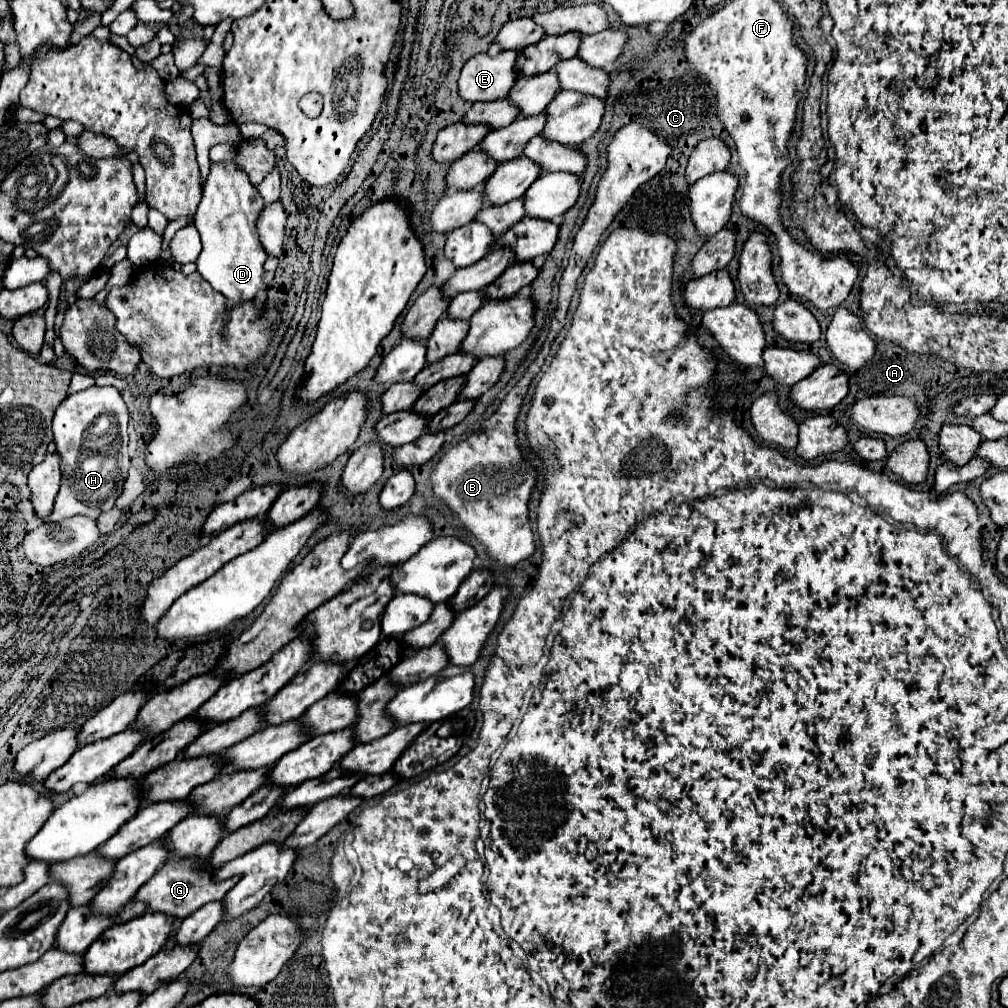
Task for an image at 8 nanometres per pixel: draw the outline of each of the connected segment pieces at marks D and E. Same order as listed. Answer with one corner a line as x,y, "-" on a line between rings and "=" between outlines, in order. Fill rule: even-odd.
211,161
203,199
193,221
203,241
203,251
195,265
197,273
227,299
227,309
233,309
243,301
253,301
259,291
267,289
267,283
263,281
263,263
267,261
267,253
257,233
257,219
261,211
263,199
257,187
249,183
249,175
239,171
235,161
=
517,49
501,51
495,57
479,53
471,57
459,77
459,95
467,101
505,99
517,81

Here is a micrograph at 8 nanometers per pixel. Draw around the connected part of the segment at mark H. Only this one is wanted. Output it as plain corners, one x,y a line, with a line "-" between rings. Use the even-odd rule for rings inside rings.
93,385
69,395
59,405
53,417
53,441
55,453
61,459
63,481
47,521
63,521
73,515
97,519
101,513
113,509
129,469
127,421
127,405
115,387

